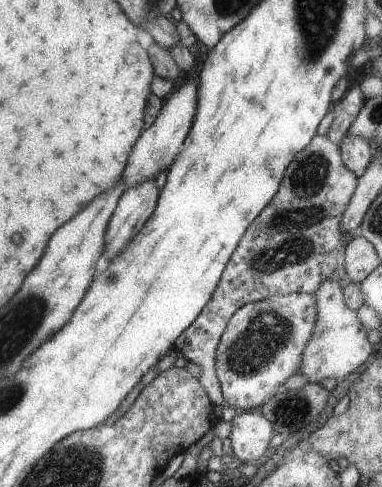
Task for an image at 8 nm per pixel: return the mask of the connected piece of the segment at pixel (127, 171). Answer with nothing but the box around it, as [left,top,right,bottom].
[121,74,199,189]

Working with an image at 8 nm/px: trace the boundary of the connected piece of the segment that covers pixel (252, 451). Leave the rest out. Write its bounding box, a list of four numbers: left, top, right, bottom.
[229,410,276,463]

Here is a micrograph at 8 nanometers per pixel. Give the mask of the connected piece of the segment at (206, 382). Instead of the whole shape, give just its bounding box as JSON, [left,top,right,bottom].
[173,134,357,406]

